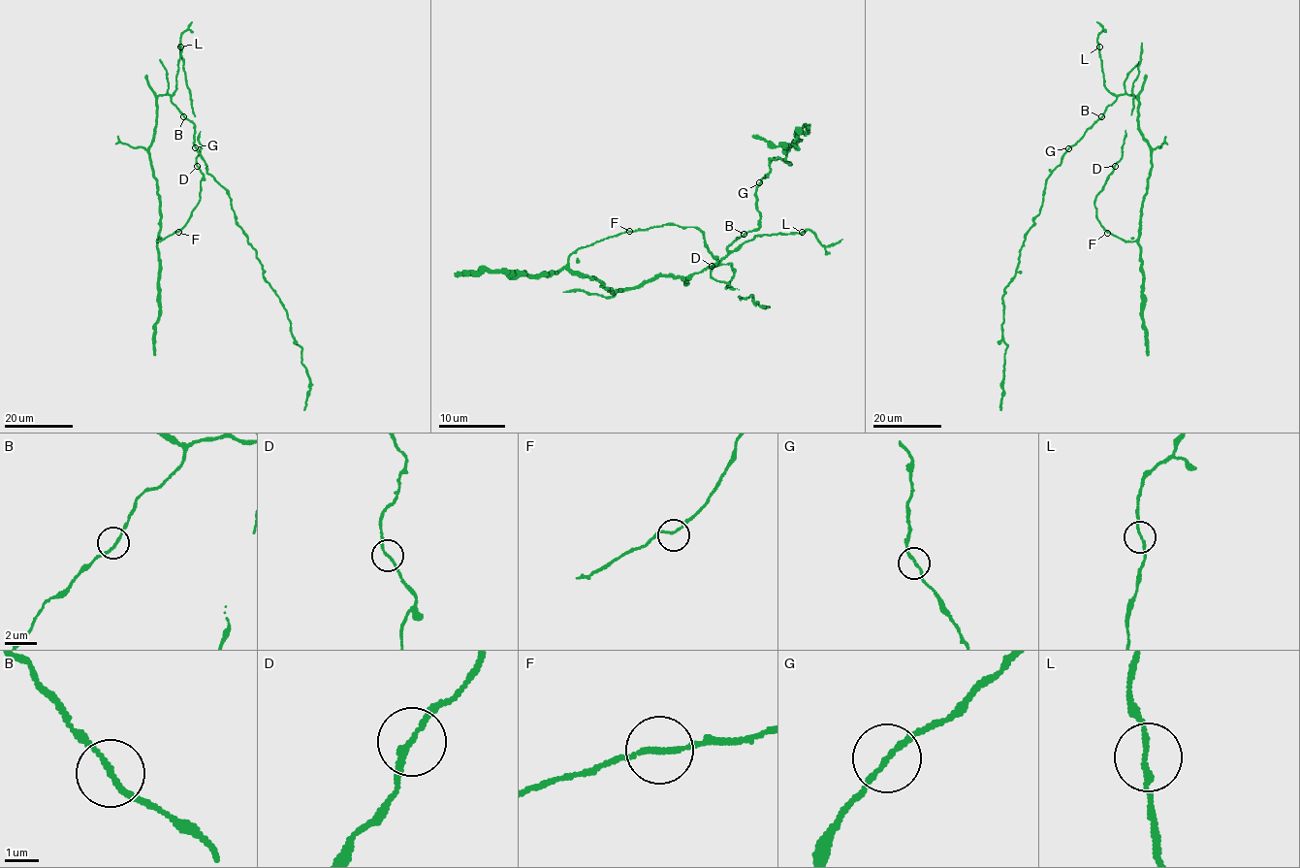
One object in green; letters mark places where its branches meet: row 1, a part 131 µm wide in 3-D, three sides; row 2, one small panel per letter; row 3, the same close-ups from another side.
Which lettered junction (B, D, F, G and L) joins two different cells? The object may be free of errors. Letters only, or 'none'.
none

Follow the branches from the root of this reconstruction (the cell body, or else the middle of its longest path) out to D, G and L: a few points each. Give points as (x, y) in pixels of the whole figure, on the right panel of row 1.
D: (1102, 116), (1119, 95), (1138, 101), (1152, 168), (1134, 241), (1106, 232), (1097, 217), (1095, 197), (1115, 165)
G: (1102, 116), (1068, 148)
L: (1102, 116), (1106, 108), (1117, 97), (1104, 84), (1099, 47)

